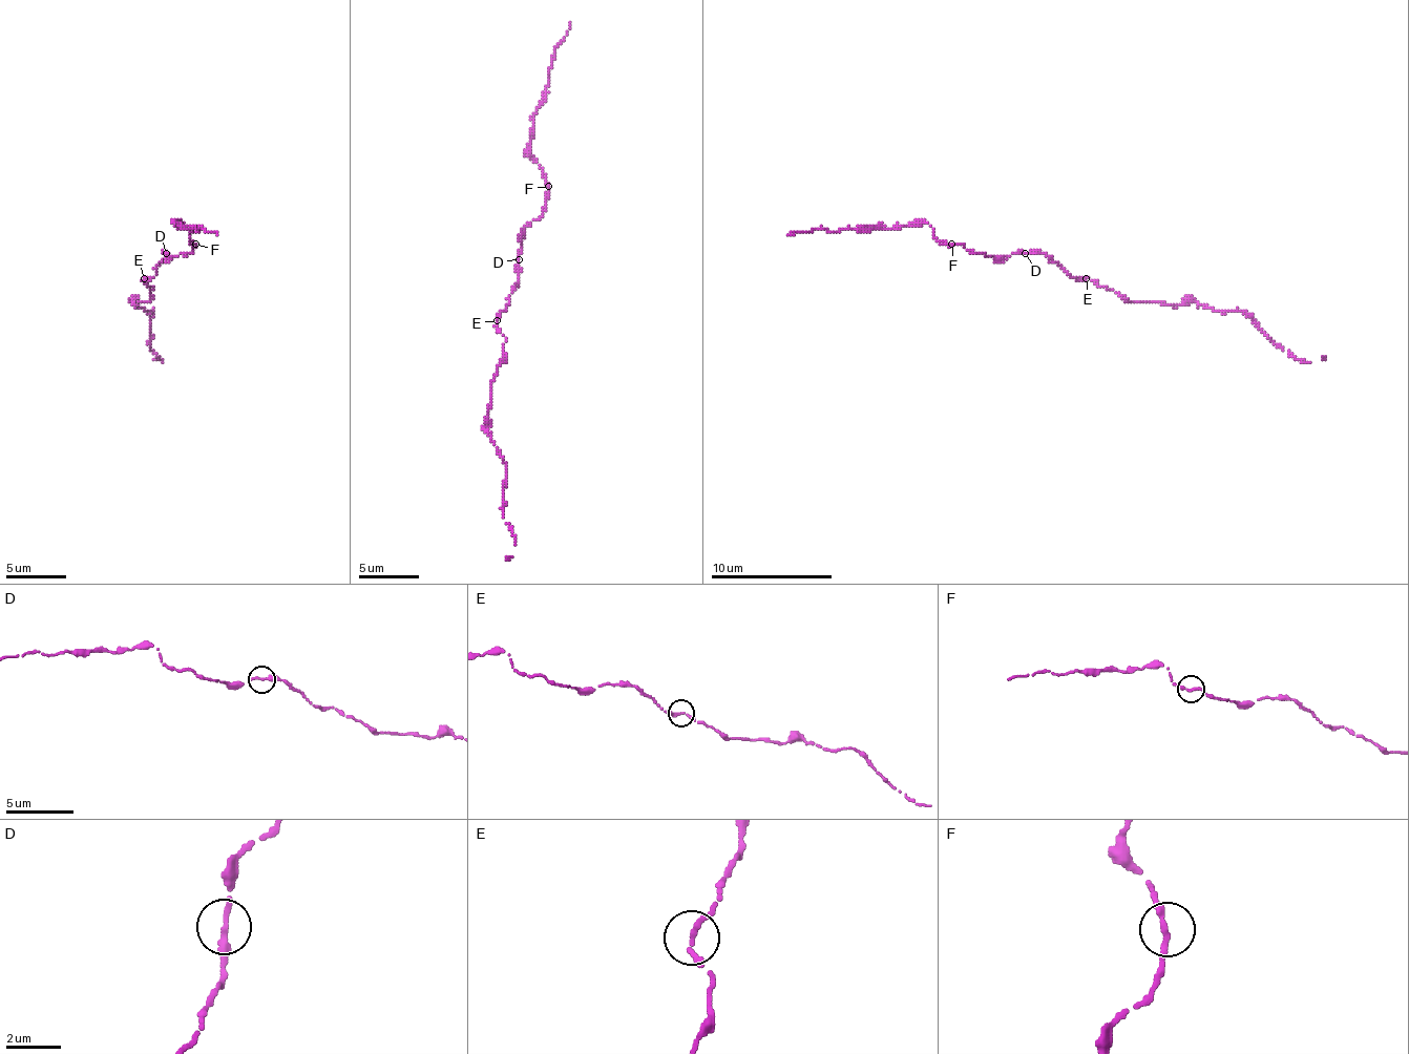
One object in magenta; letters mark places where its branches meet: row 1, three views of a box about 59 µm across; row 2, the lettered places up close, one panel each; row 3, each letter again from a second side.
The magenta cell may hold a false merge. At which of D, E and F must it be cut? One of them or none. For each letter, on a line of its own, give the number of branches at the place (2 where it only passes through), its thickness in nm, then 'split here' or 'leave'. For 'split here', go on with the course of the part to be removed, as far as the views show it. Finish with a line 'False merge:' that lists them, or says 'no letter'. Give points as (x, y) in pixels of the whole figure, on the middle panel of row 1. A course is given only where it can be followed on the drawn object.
D: branches 2; calibre 240 nm; leave
E: branches 2; calibre 240 nm; leave
F: branches 2; calibre 240 nm; leave
False merge: no letter

